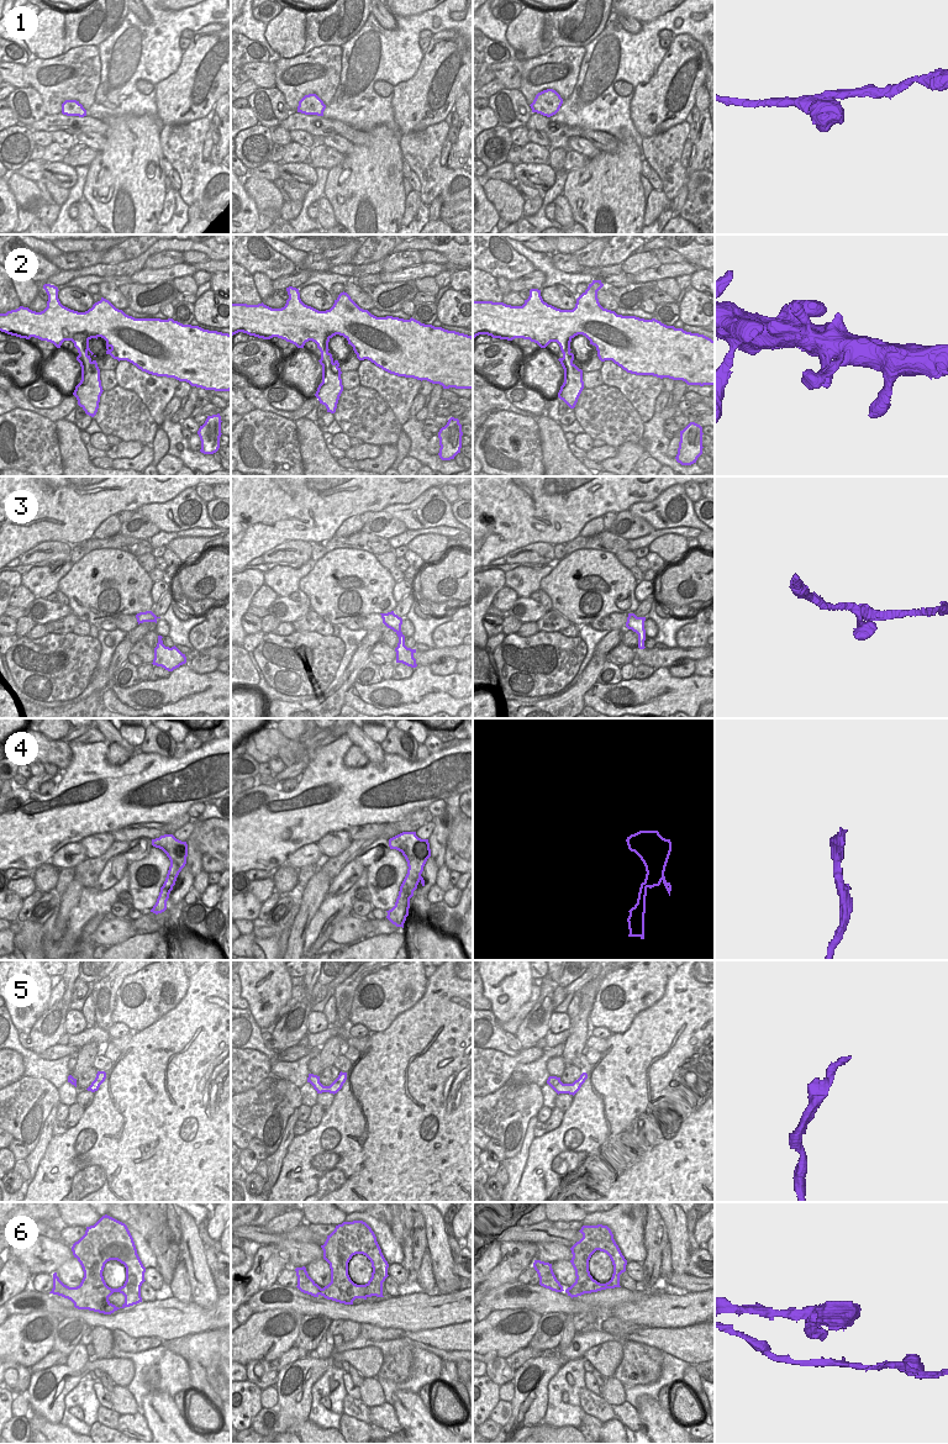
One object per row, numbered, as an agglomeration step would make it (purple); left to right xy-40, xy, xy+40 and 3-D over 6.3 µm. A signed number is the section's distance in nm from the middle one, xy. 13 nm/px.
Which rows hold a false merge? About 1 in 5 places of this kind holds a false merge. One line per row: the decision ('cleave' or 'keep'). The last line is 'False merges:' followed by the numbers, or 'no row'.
1: keep
2: keep
3: keep
4: keep
5: keep
6: keep
False merges: no row

